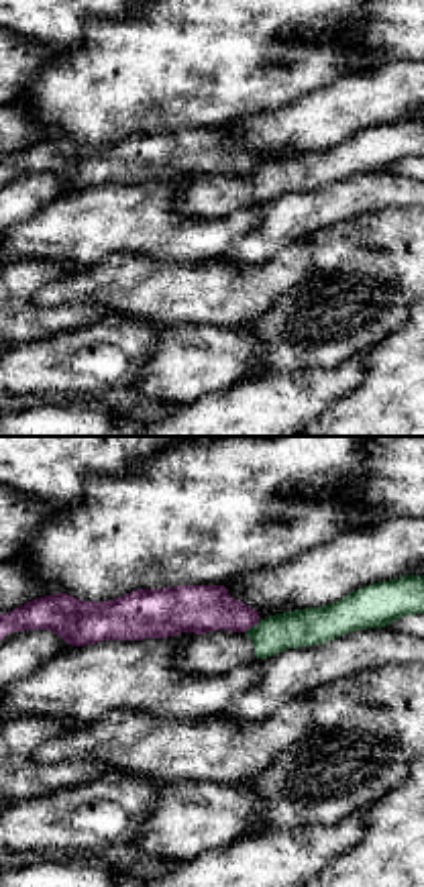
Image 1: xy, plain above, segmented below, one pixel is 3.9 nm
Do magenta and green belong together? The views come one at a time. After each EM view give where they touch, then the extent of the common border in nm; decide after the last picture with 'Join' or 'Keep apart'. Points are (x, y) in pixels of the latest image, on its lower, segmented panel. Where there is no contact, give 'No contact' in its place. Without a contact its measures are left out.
Touches magenta at (253, 624). Shared border 80 nm

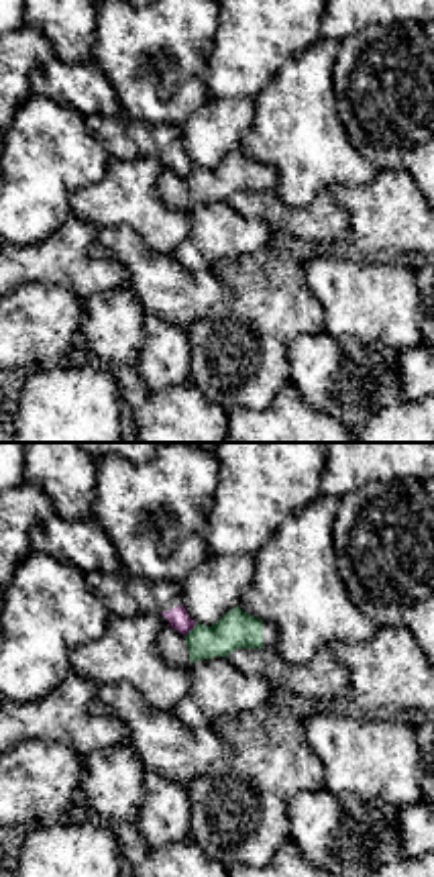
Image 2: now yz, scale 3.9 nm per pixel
Touches magenta at (190, 629). Shared border 70 nm

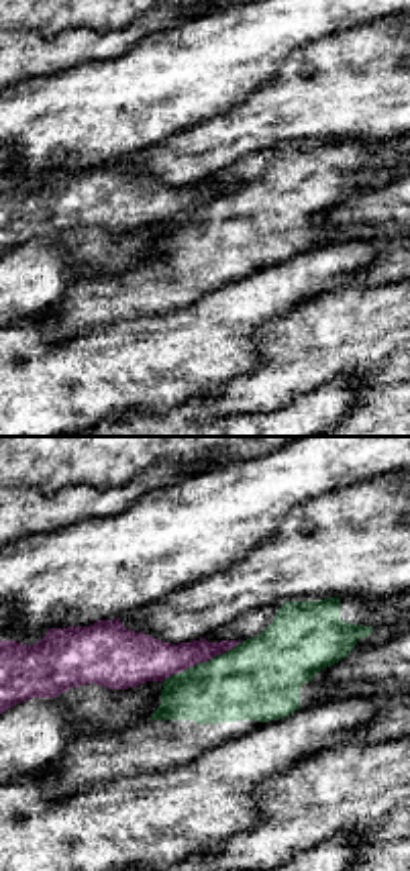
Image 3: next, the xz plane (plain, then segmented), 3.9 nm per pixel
Touches magenta at (204, 661). Shared border 340 nm

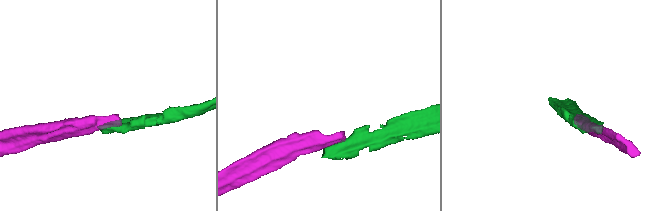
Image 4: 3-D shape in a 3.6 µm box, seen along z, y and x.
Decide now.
Keep apart

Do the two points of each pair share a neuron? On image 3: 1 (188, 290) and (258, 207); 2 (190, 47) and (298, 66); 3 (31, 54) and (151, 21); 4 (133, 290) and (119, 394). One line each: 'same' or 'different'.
1: same
2: different
3: same
4: different

